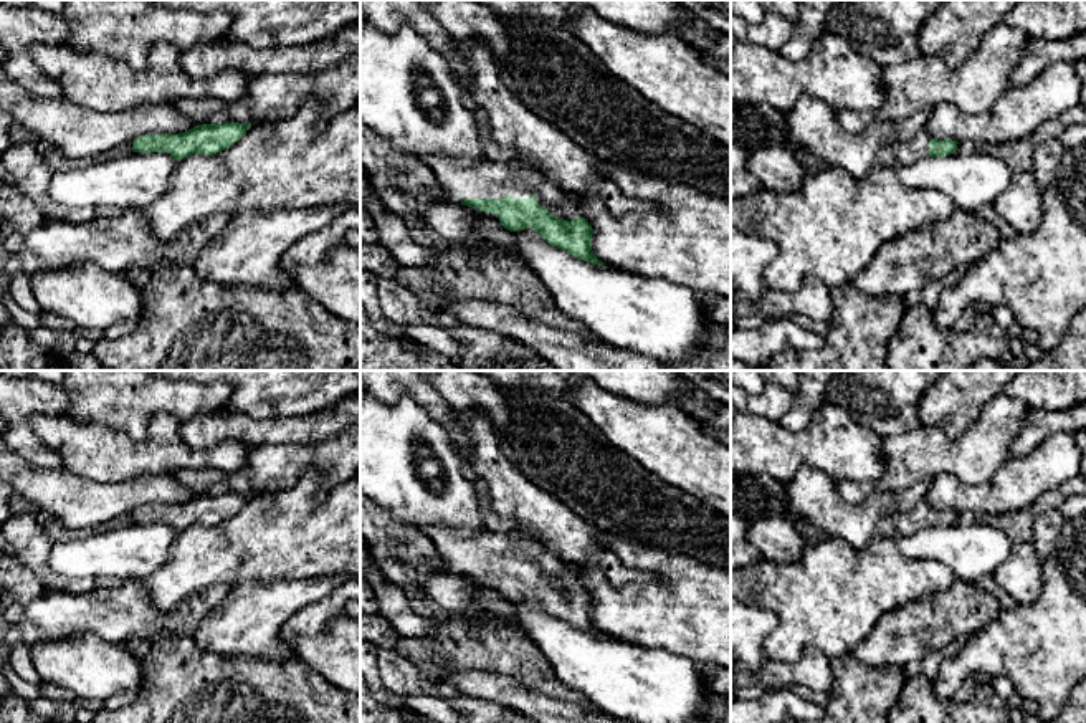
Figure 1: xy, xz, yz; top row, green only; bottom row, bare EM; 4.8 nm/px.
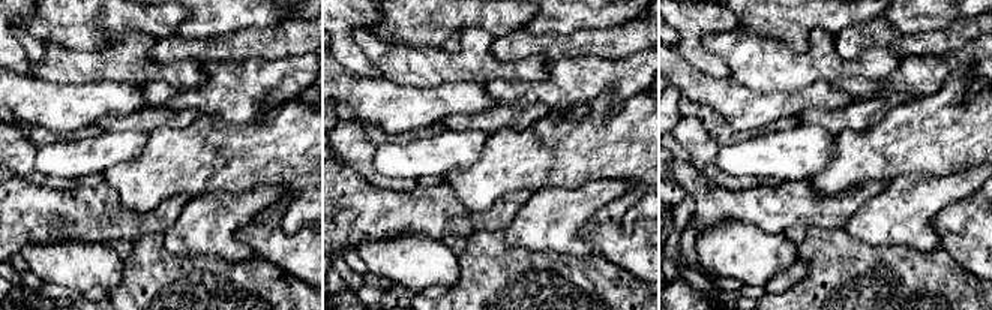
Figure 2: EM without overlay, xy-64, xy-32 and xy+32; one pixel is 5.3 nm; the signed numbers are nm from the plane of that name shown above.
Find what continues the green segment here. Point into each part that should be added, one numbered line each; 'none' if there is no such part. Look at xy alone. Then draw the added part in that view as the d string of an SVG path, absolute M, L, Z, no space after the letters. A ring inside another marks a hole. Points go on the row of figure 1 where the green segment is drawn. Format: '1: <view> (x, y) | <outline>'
none

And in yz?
1: yz (908, 153) | M922 129L907 142L891 144L894 162L899 162L903 165L912 165L921 159L927 159L929 141L931 141L931 136Z

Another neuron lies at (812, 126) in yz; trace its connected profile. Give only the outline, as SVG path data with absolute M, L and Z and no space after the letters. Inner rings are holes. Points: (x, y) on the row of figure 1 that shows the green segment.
M803 96L784 113L787 139L800 156L812 152L828 167L841 167L853 177L865 177L883 141L878 122L850 132L836 119L836 108Z

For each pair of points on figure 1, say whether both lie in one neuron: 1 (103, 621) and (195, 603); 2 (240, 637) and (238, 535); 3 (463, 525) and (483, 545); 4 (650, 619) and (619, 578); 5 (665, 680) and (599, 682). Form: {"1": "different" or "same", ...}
{"1": "same", "2": "different", "3": "different", "4": "different", "5": "same"}

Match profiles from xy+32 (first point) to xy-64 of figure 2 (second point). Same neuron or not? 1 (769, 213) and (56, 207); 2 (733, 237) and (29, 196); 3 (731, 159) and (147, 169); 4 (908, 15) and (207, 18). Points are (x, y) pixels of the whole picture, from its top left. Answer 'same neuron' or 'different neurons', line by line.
1: same neuron
2: different neurons
3: different neurons
4: same neuron

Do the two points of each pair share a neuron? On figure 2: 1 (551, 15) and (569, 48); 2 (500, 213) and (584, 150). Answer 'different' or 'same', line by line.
1: different
2: different

